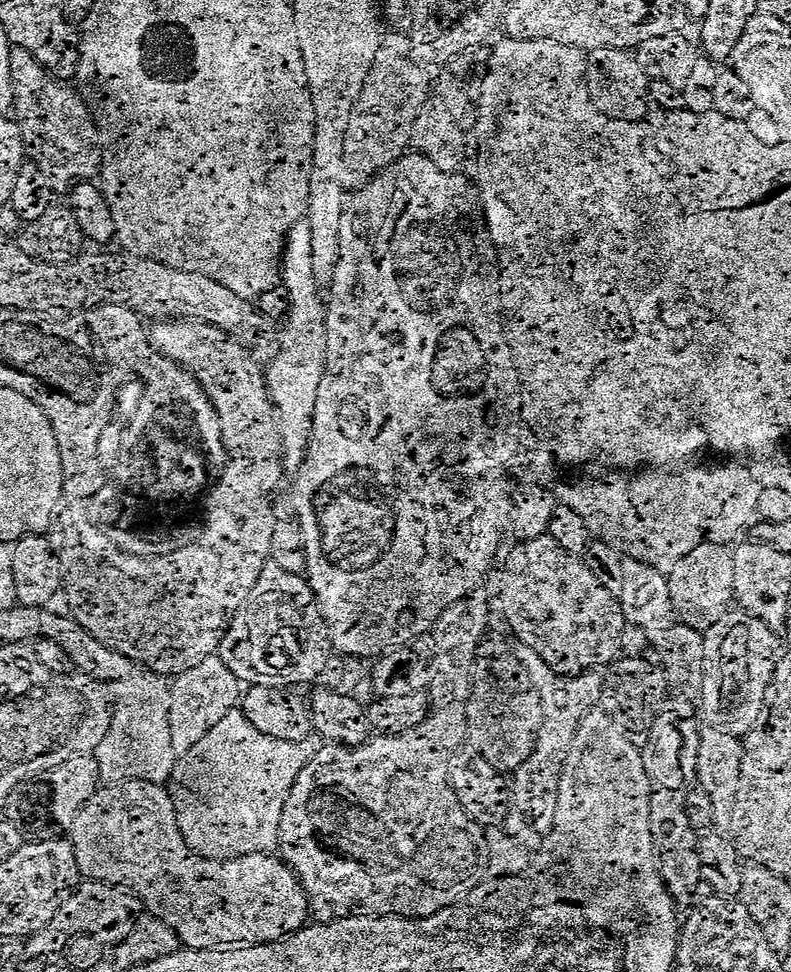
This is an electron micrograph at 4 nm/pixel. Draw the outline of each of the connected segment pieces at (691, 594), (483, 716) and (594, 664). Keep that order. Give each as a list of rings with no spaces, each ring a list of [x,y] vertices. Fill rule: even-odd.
[[[703,544],[698,550],[690,550],[678,566],[674,566],[667,573],[670,586],[670,598],[672,599],[673,613],[678,617],[679,623],[699,630],[707,630],[714,626],[720,619],[727,616],[734,604],[734,562],[732,552],[723,544]]]
[[[489,635],[478,646],[472,693],[468,699],[468,735],[490,766],[514,774],[536,748],[544,711],[528,672],[512,653],[512,644]]]
[[[539,536],[533,540],[522,540],[515,546],[517,548],[505,558],[504,573],[500,576],[500,608],[504,611],[504,616],[508,619],[513,634],[516,635],[515,639],[519,643],[530,646],[530,650],[534,650],[534,654],[538,654],[538,658],[542,658],[542,662],[546,662],[546,666],[550,666],[560,676],[580,676],[583,672],[607,669],[608,665],[621,655],[620,643],[623,642],[624,631],[626,631],[619,599],[612,596],[610,590],[606,590],[606,586],[602,586],[602,582],[598,582],[598,578],[594,578],[594,574],[590,574],[590,566],[586,566],[581,557],[566,554],[566,550],[562,550],[558,546],[558,542],[554,542],[552,536]]]

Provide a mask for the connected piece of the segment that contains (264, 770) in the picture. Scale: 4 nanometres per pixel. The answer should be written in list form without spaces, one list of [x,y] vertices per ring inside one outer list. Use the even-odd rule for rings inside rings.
[[[243,711],[226,714],[226,718],[222,718],[222,722],[194,746],[194,750],[177,759],[176,769],[172,772],[170,795],[176,807],[178,826],[193,853],[205,856],[207,860],[233,860],[250,854],[275,853],[280,847],[280,823],[286,798],[290,798],[298,774],[302,774],[317,751],[315,739],[282,742],[278,738],[266,738],[266,734],[250,726]]]

